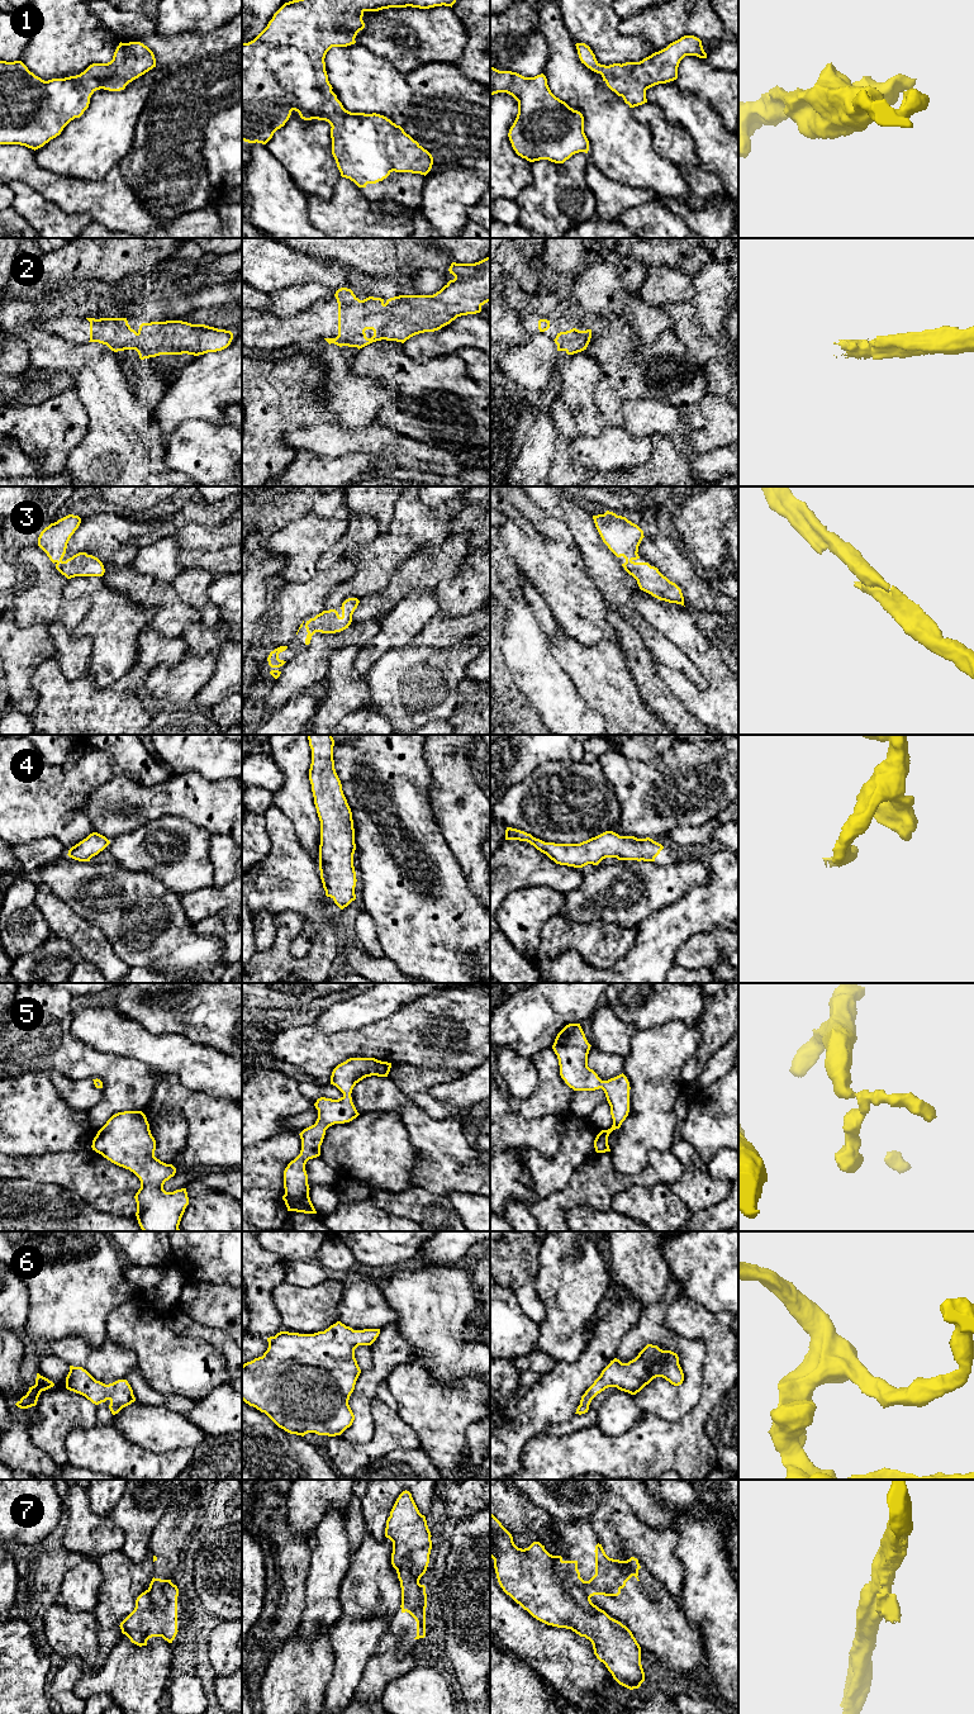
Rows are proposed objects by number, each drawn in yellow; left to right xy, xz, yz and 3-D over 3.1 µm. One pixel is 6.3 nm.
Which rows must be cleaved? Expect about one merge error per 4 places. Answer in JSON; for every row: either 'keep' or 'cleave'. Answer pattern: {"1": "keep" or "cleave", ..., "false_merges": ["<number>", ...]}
{"1": "keep", "2": "keep", "3": "keep", "4": "keep", "5": "keep", "6": "keep", "7": "cleave", "false_merges": ["7"]}

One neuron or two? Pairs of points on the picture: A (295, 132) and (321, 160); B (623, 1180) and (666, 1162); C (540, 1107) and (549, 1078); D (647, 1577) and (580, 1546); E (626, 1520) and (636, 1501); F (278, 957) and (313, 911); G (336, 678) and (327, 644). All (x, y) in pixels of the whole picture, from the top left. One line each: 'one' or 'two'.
A: one
B: one
C: one
D: one
E: two
F: two
G: two

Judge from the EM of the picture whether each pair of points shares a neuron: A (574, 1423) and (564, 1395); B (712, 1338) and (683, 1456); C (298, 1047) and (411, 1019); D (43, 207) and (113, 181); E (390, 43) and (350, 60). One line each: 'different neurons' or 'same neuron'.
A: different neurons
B: same neuron
C: same neuron
D: different neurons
E: different neurons

